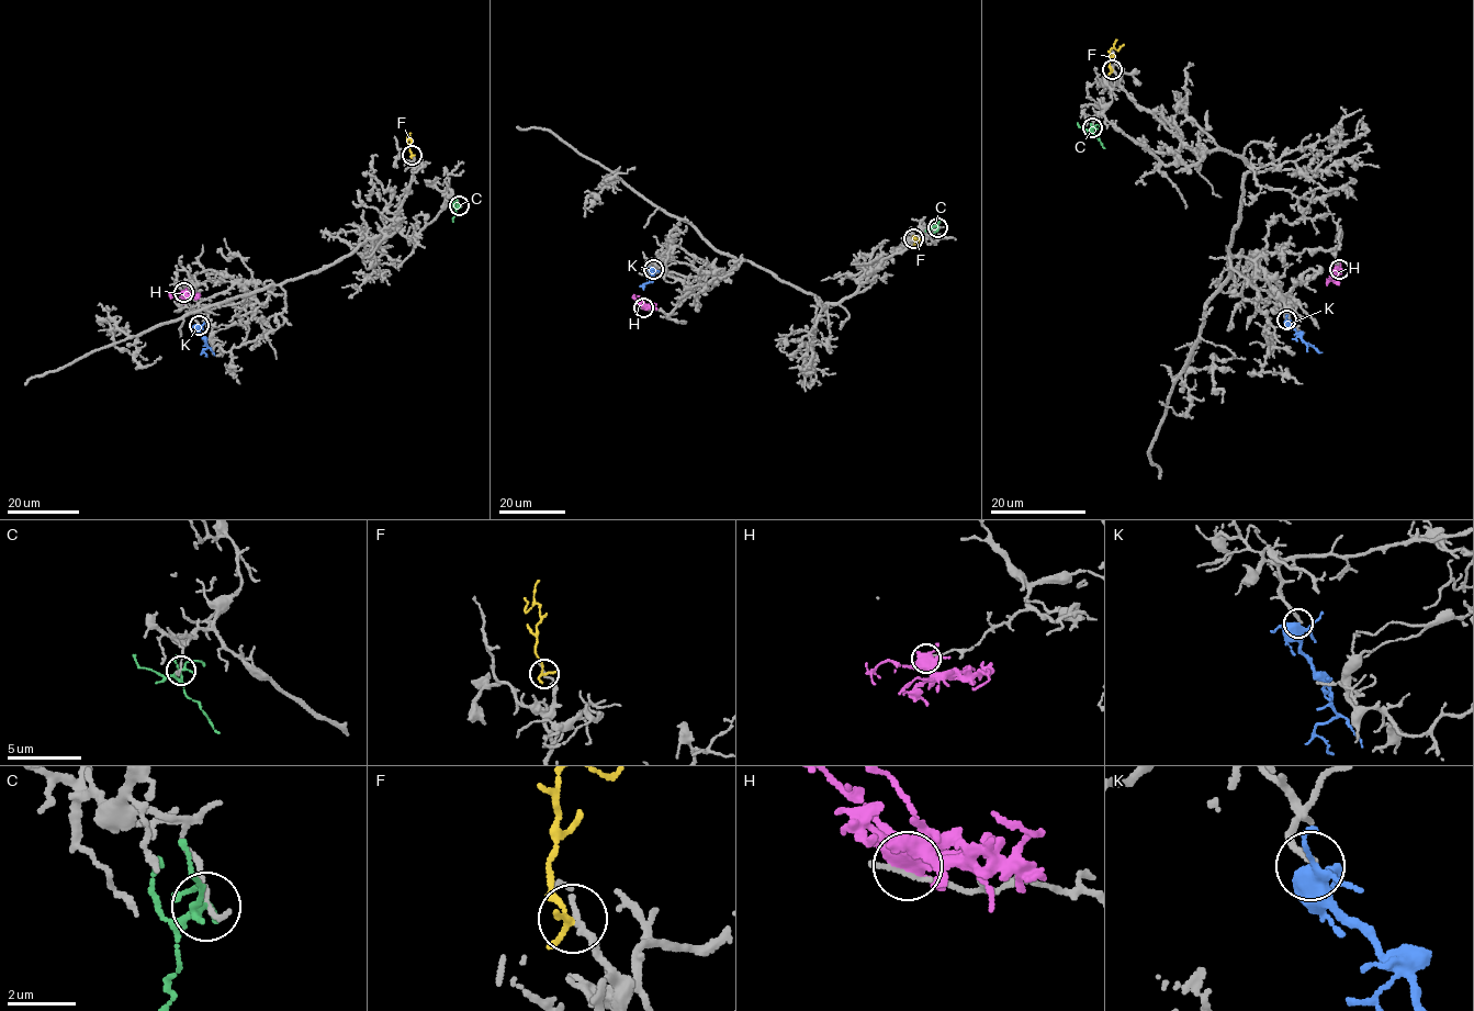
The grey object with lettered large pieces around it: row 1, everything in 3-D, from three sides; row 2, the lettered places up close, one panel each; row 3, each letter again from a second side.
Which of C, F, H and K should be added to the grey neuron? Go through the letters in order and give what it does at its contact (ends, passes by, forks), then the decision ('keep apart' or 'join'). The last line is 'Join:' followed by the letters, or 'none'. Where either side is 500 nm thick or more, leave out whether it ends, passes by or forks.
C: it forks; keep apart
F: it ends; keep apart
H: it forks; keep apart
K: it forks; join
Join: K

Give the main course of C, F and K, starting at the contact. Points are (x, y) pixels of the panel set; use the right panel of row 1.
C: (1092, 127), (1091, 132), (1104, 148)
F: (1112, 69), (1110, 49), (1118, 49), (1124, 44)
K: (1286, 319), (1306, 343), (1321, 352)

